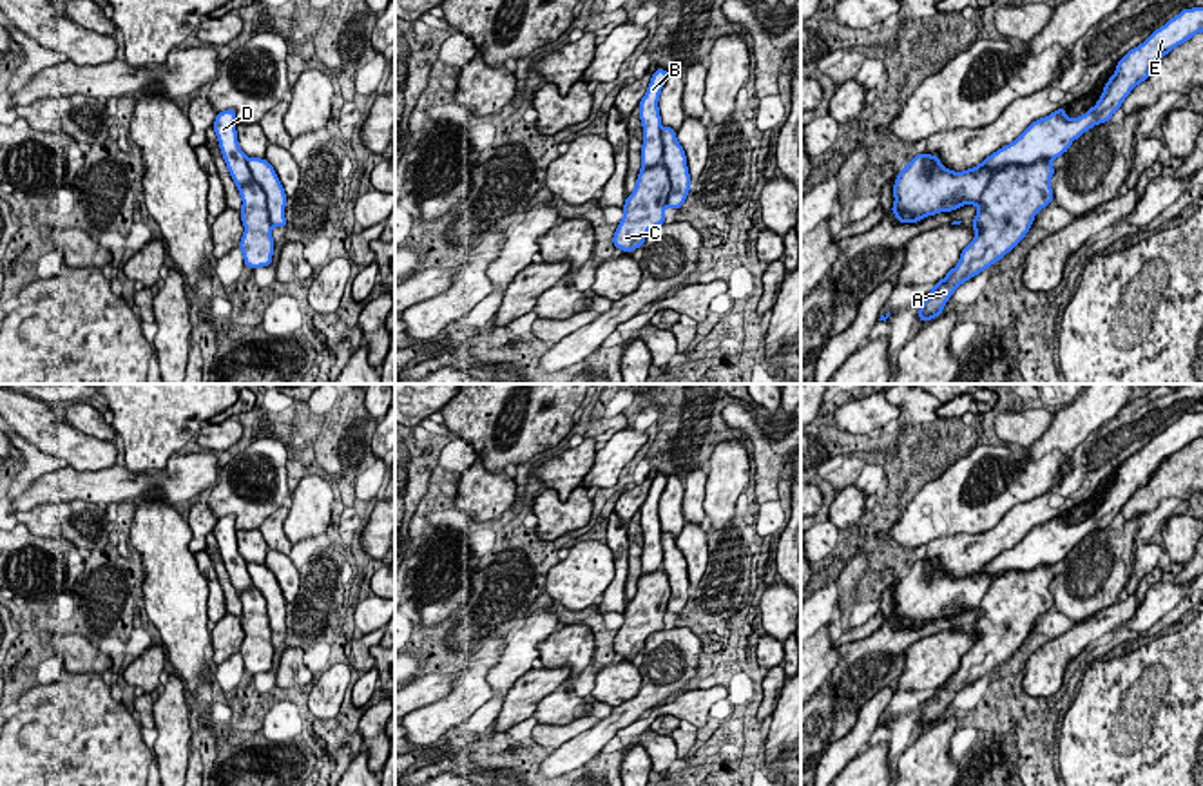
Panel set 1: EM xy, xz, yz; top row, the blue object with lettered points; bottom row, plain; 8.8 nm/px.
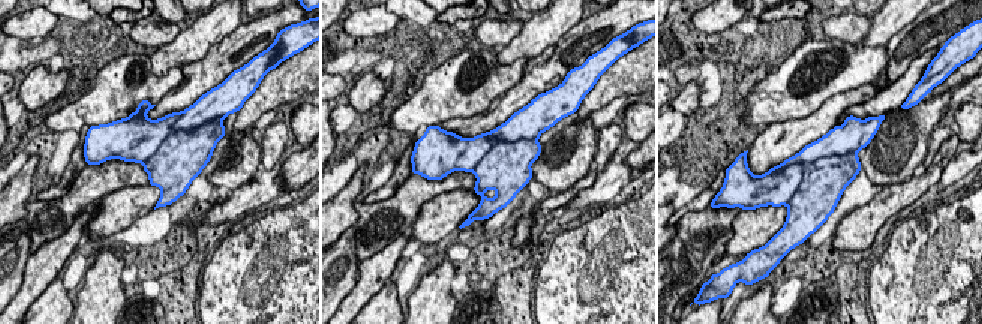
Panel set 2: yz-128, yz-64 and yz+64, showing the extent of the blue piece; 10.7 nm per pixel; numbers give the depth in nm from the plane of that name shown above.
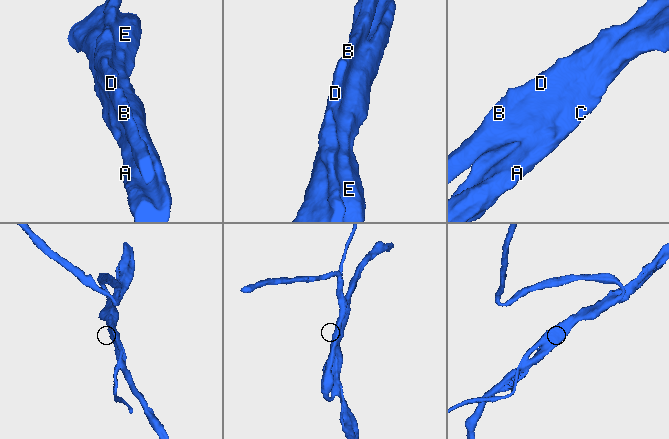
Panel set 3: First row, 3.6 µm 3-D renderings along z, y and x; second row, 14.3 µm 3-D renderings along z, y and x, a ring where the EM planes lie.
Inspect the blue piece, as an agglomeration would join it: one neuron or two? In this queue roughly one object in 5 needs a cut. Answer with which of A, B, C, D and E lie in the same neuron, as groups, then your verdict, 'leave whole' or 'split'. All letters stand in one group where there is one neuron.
groups A C E / B D; split

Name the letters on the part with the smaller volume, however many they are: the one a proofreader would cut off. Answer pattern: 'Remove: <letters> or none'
Remove: B, D

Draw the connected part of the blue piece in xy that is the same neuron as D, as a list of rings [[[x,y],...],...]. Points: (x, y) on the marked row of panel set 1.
[[[234,109],[217,112],[217,118],[212,125],[234,183],[237,187],[245,187],[252,181],[252,174],[246,163],[246,156],[239,149],[236,127]]]

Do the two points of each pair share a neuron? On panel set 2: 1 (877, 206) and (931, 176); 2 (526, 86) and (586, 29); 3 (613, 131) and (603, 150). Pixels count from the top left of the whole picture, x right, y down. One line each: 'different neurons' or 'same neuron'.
1: same neuron
2: same neuron
3: same neuron

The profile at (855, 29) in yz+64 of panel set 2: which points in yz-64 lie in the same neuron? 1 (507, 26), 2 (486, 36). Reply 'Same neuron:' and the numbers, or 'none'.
Same neuron: 1, 2

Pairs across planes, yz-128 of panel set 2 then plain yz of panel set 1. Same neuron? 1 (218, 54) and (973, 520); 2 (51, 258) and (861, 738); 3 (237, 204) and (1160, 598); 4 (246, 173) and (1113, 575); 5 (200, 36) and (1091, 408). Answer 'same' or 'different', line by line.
1: different
2: same
3: same
4: same
5: same

